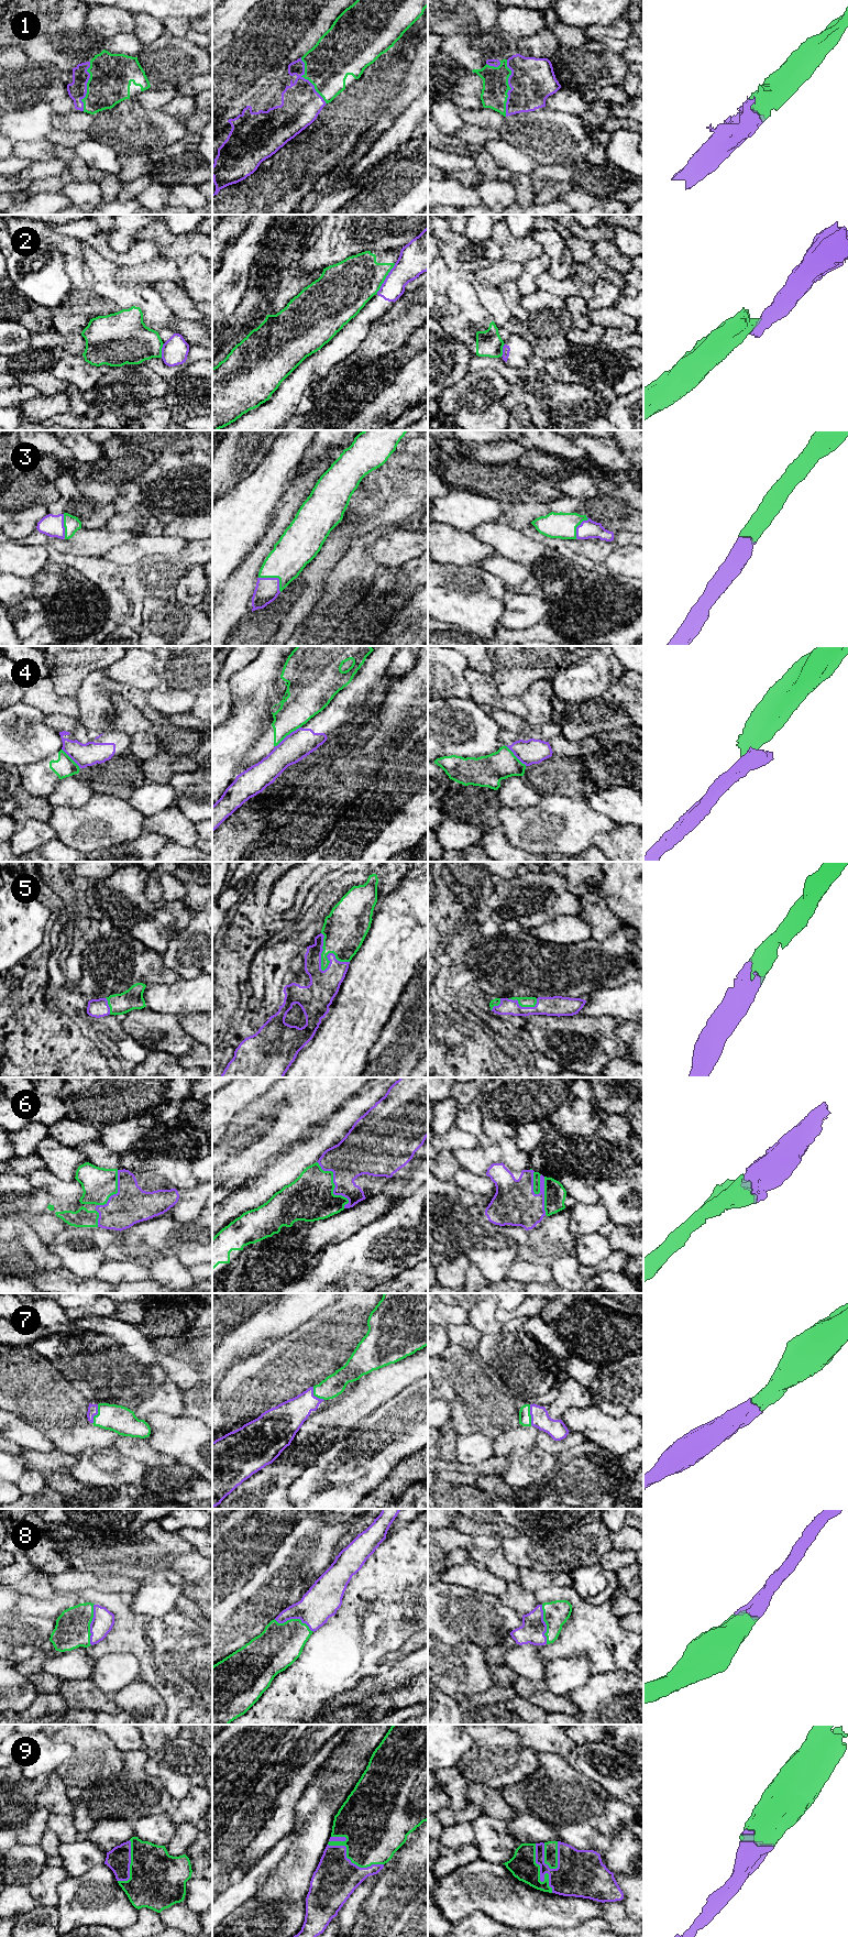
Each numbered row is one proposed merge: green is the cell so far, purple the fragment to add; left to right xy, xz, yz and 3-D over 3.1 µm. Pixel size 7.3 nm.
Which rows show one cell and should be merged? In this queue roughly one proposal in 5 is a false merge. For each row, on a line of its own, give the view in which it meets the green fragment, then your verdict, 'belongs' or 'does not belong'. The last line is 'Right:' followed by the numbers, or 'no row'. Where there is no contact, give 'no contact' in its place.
1: yz | belongs
2: xz | does not belong
3: xz | belongs
4: xz | does not belong
5: xz | belongs
6: xz | belongs
7: yz | belongs
8: xz | belongs
9: yz | belongs
Right: 1, 3, 5, 6, 7, 8, 9

